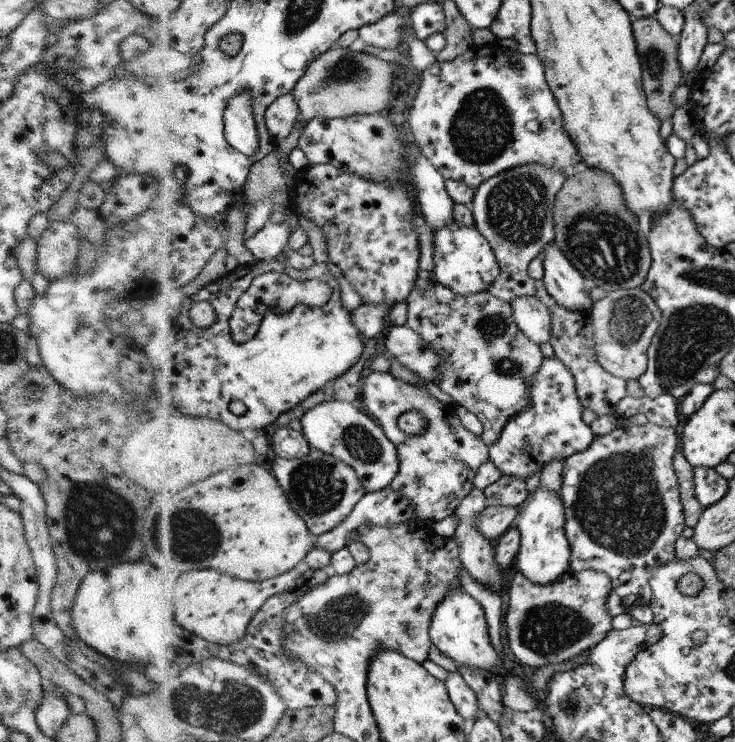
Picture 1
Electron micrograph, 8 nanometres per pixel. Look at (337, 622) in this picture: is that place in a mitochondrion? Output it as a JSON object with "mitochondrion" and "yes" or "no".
{"mitochondrion":"yes"}

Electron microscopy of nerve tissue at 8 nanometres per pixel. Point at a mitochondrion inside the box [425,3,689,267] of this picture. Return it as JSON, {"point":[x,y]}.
{"point":[481,129]}

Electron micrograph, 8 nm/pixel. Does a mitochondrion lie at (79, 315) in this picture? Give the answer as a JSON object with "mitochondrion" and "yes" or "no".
{"mitochondrion":"yes"}

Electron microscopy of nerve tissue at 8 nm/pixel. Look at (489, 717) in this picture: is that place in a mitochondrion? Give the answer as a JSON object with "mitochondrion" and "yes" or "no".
{"mitochondrion":"no"}

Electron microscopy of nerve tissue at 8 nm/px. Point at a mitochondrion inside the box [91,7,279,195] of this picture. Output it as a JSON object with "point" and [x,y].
{"point":[227,38]}

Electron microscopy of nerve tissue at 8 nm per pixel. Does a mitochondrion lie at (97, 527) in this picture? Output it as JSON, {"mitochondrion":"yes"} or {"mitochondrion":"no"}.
{"mitochondrion":"yes"}

